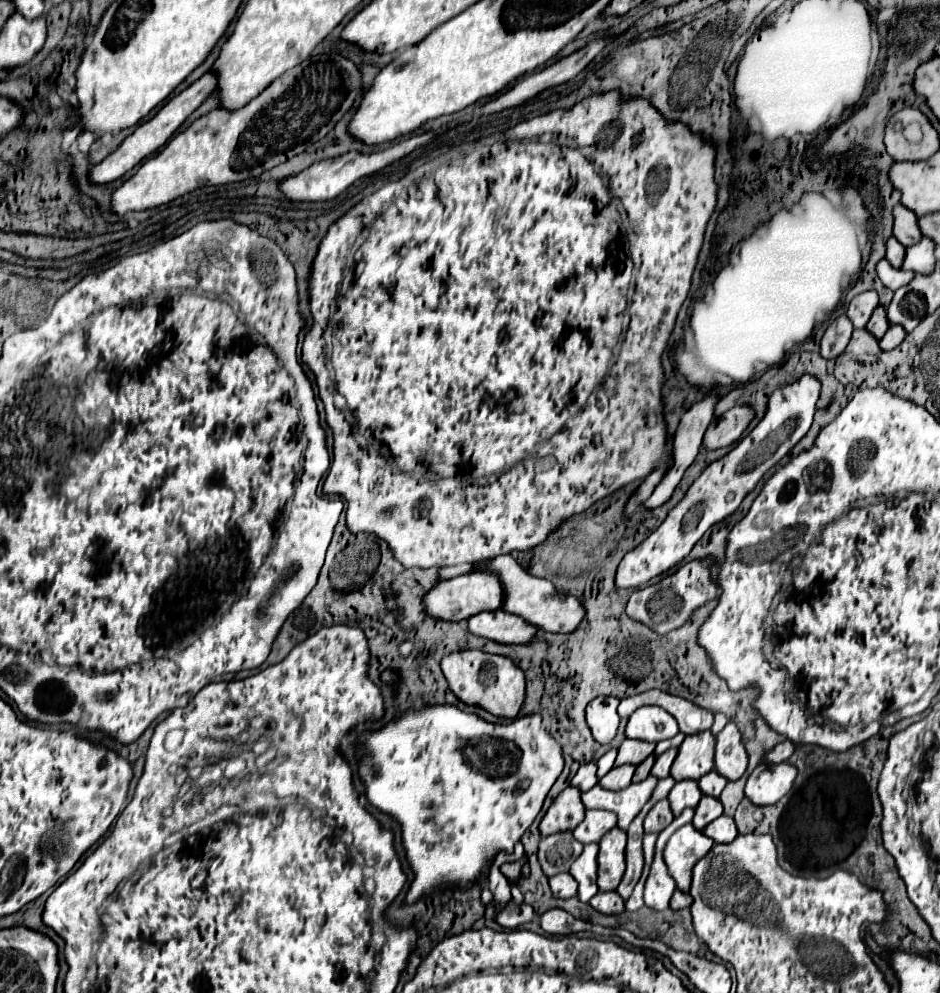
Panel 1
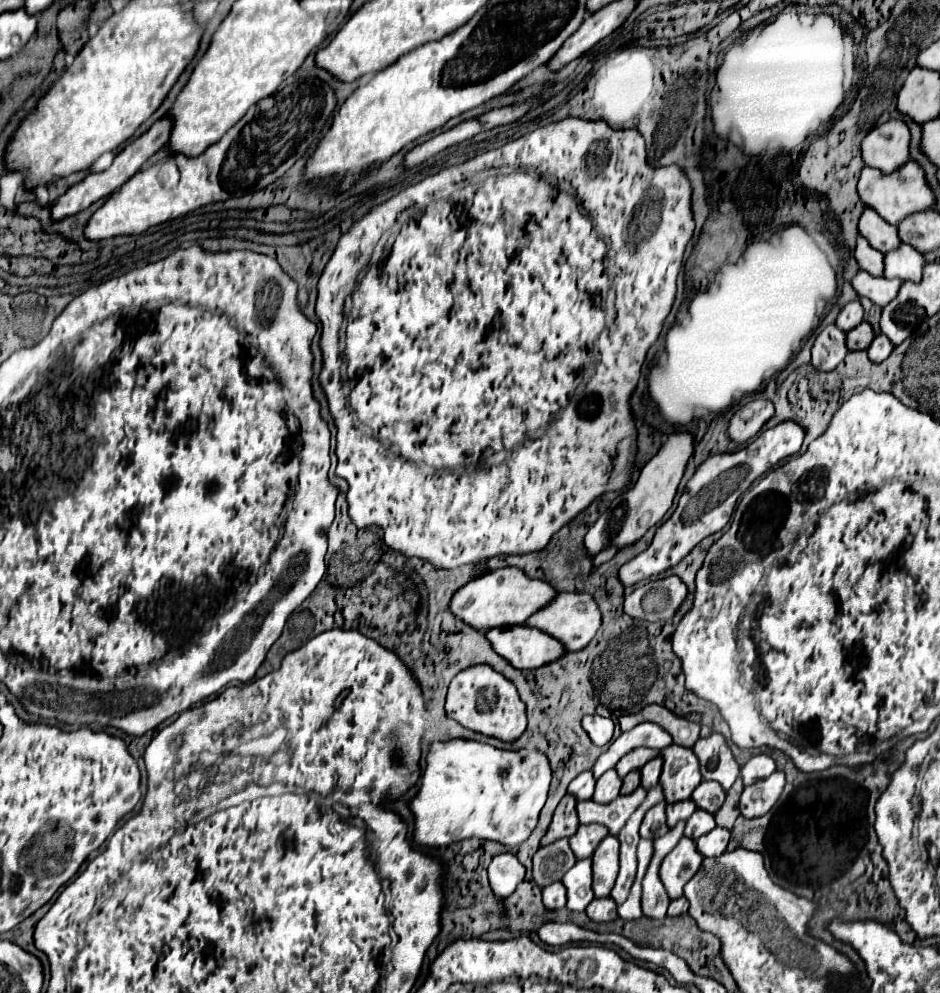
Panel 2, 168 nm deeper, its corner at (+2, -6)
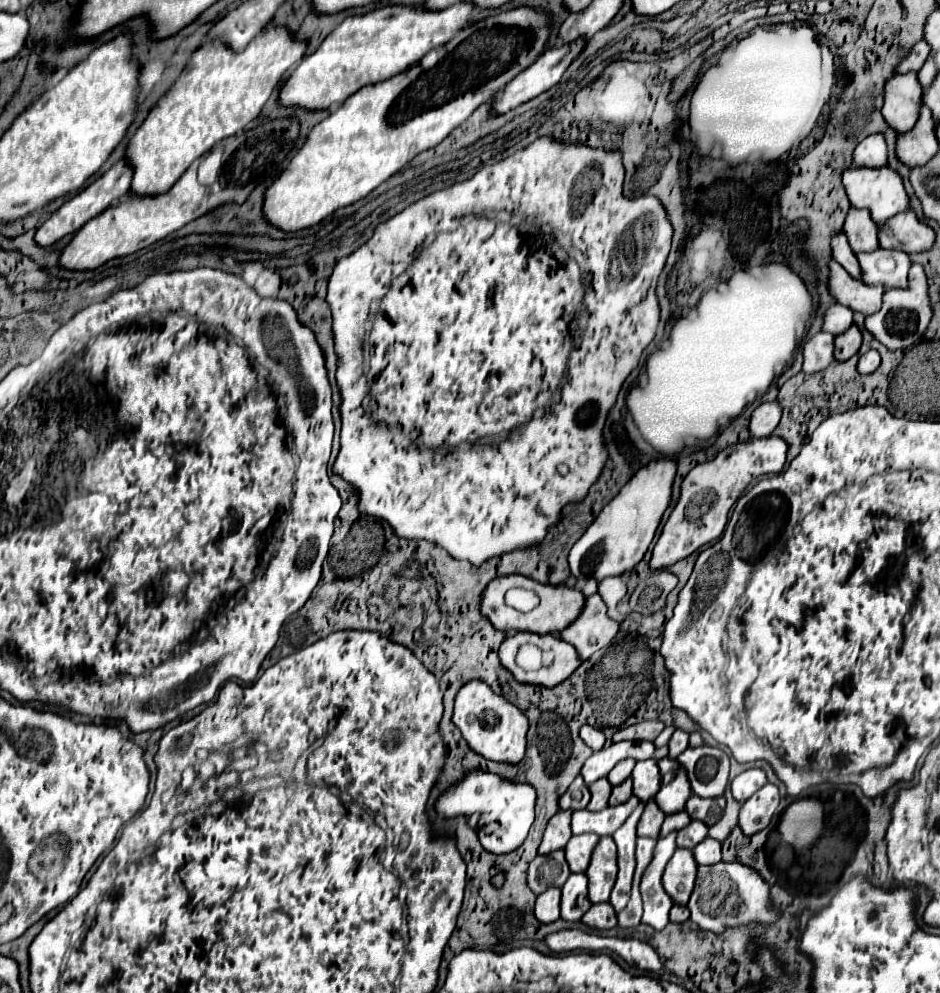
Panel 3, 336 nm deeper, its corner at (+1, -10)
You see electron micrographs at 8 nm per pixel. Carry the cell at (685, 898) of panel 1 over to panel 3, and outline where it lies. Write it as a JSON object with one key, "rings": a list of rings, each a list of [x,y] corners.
{"rings":[[[674,905],[674,907],[670,909],[670,921],[672,921],[672,923],[684,923],[688,917],[690,917],[690,911],[688,911],[688,907],[684,907],[684,905]]]}

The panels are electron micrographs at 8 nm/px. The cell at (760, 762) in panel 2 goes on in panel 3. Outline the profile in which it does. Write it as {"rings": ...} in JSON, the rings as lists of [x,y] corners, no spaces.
{"rings":[[[748,769],[744,773],[740,773],[738,777],[732,779],[730,783],[730,789],[732,789],[732,795],[736,801],[744,803],[748,797],[752,797],[760,787],[764,787],[768,783],[766,779],[766,773],[762,769]]]}

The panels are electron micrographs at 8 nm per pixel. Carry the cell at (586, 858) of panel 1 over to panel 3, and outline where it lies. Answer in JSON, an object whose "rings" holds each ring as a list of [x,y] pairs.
{"rings":[[[572,873],[562,887],[562,919],[580,921],[580,917],[590,909],[588,899],[588,877],[586,873]]]}

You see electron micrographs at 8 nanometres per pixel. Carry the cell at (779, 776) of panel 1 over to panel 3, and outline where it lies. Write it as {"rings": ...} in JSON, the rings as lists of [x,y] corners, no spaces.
{"rings":[[[772,783],[764,785],[760,791],[754,793],[754,797],[746,799],[742,803],[740,821],[738,821],[744,835],[754,835],[762,831],[770,823],[778,803],[780,803],[780,793],[778,787]]]}

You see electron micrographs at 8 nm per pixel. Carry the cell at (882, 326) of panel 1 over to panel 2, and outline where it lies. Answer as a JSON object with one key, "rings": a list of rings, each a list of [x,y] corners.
{"rings":[[[863,321],[863,323],[859,323],[853,331],[847,333],[847,347],[849,347],[849,351],[867,349],[867,347],[871,345],[873,337],[875,337],[875,335],[873,335],[871,325],[869,325],[867,321]]]}

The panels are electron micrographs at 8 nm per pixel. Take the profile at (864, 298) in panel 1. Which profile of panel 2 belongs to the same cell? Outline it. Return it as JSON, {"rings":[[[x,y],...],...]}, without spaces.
{"rings":[[[855,299],[855,301],[849,301],[841,311],[839,311],[839,315],[837,315],[837,319],[835,319],[835,325],[841,329],[841,331],[851,331],[853,327],[857,327],[859,323],[863,321],[863,307],[861,307],[861,303],[859,303],[859,299]]]}

